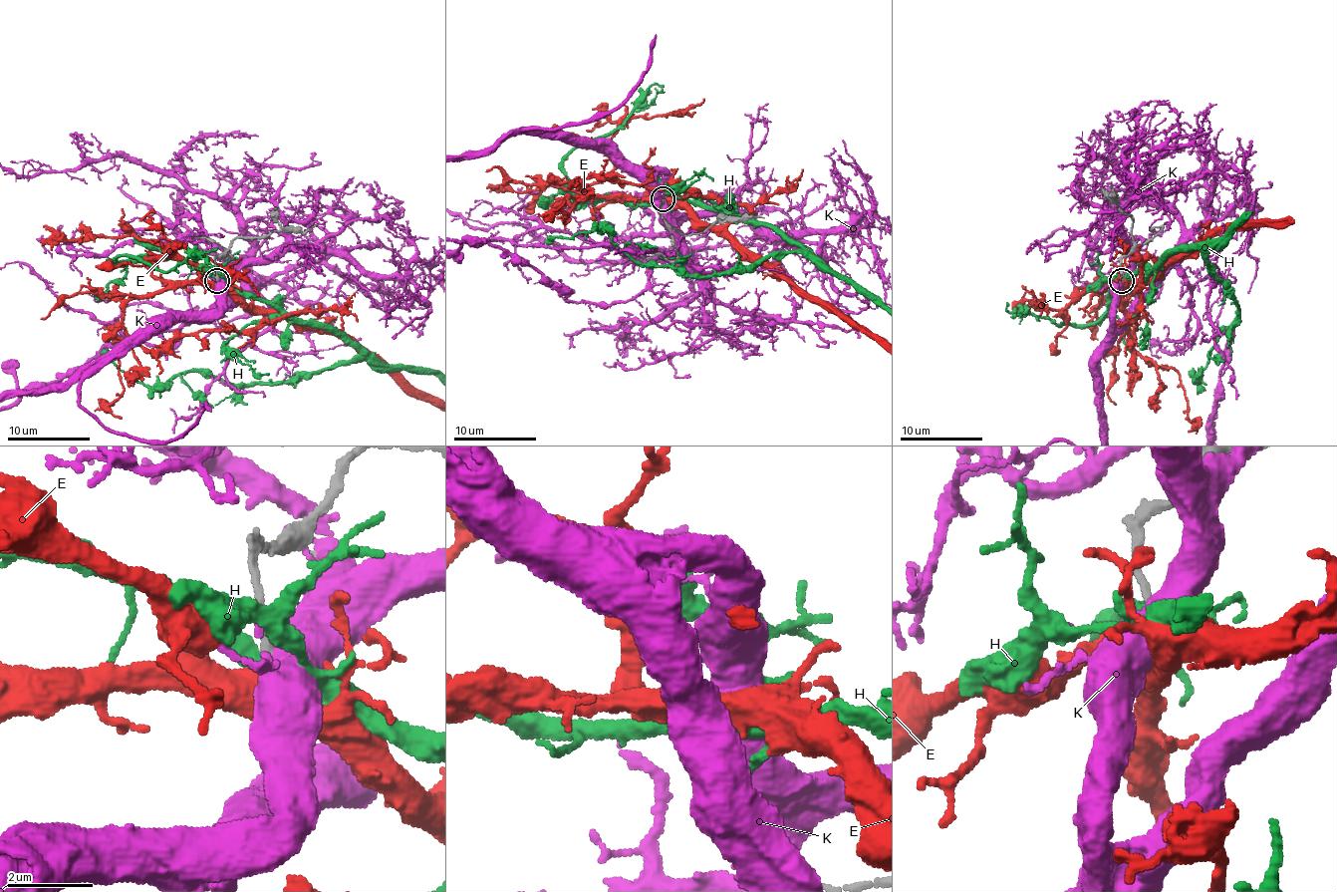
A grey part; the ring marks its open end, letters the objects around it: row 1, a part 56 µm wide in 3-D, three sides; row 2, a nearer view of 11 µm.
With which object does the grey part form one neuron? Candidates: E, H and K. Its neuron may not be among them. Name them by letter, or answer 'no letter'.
no letter

